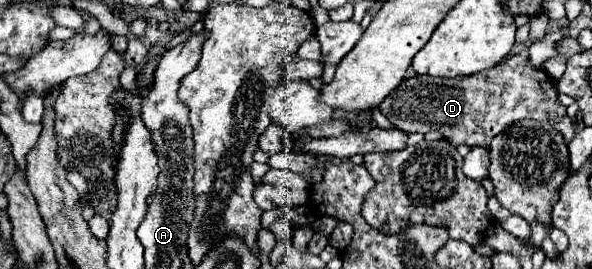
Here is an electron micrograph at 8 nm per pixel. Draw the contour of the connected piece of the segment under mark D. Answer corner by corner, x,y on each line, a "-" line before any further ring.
526,50
502,60
502,64
486,72
476,72
472,76
406,78
380,104
380,112
404,132
426,134
430,130
438,130
452,146
468,144
482,148
488,148
492,138
512,122
532,118
545,126
555,127
567,116
566,110
558,102
558,82
544,70
530,66

